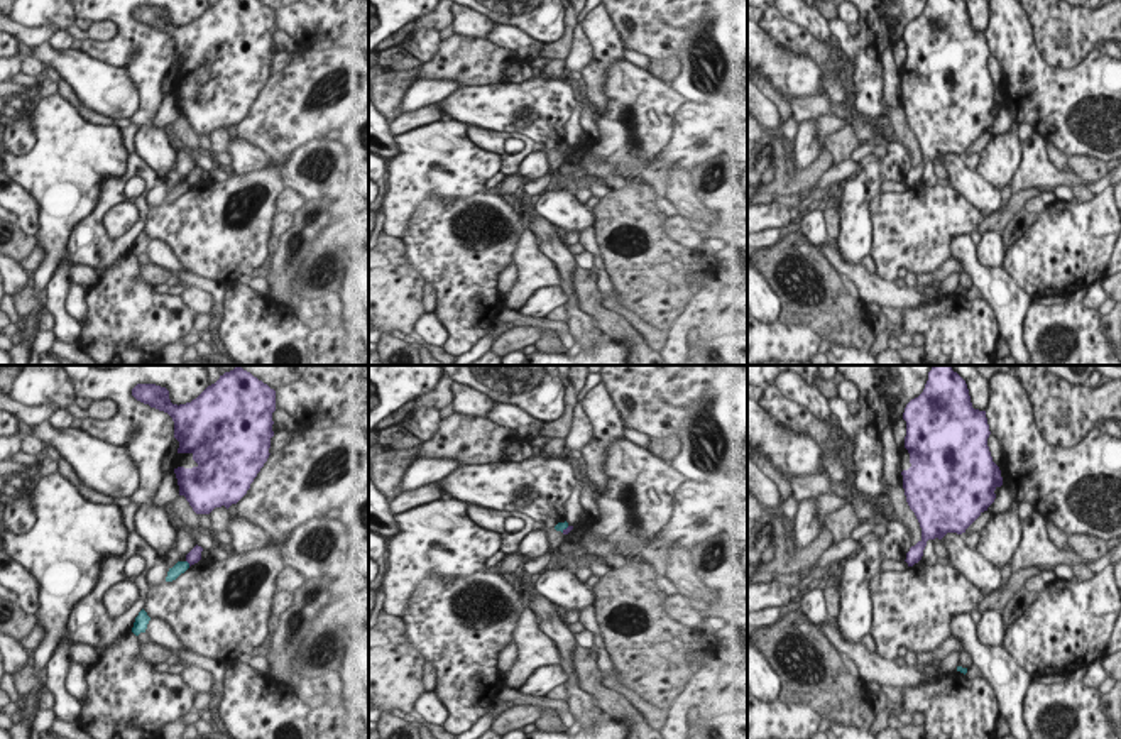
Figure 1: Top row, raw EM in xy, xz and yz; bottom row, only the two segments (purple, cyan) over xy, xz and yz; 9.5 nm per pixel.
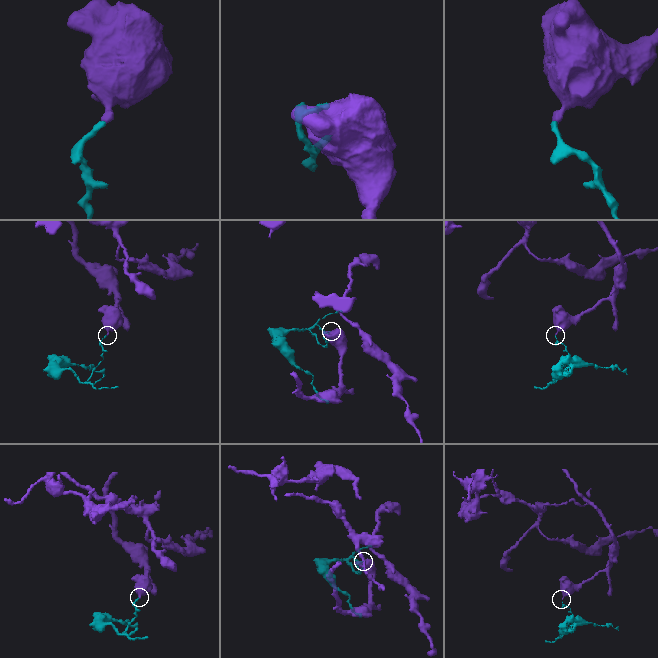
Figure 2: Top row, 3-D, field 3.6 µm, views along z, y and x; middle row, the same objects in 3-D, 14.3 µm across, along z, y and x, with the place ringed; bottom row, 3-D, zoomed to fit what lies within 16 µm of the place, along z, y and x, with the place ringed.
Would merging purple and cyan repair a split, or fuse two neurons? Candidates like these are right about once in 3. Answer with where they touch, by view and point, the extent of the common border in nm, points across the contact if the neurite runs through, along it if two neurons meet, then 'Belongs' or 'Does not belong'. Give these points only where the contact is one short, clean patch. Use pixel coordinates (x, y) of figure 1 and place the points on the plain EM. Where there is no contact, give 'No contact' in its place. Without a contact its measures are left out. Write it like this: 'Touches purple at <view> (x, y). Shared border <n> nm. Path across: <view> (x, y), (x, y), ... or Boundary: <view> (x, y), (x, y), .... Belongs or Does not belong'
Touches purple at xy (188, 183). Shared border 70 nm. Boundary: xy (186, 181), (190, 186). Does not belong.

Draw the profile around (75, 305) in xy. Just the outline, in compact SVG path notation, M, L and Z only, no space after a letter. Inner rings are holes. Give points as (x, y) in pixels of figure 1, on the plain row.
M69 282L68 299L64 303L66 315L81 326L86 316L85 289L79 284Z

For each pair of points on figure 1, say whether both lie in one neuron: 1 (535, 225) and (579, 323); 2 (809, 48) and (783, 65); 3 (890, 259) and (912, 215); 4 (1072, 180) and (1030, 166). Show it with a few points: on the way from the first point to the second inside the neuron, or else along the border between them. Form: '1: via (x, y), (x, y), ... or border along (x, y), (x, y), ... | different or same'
1: via (555, 249), (565, 261), (567, 288), (572, 300) | same
2: border along (766, 32), (809, 54), (820, 66), (824, 87) | different
3: via (893, 249), (912, 230), (912, 225) | same
4: via (1062, 178), (1040, 173) | same

